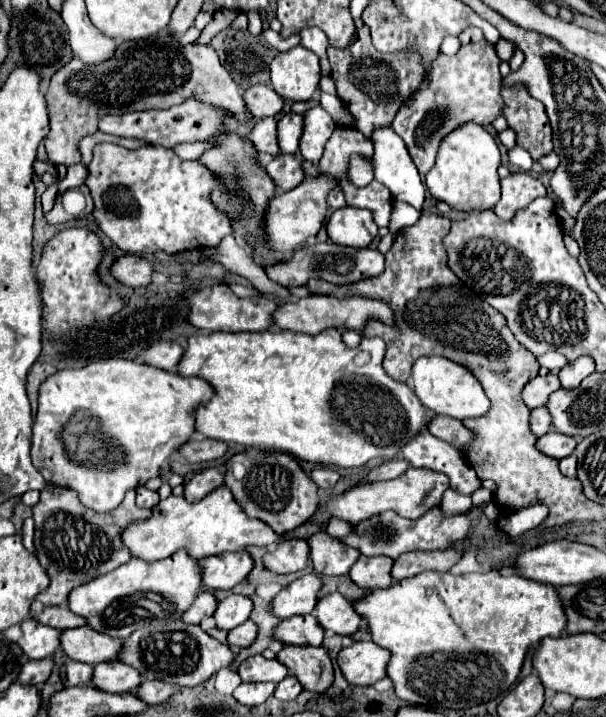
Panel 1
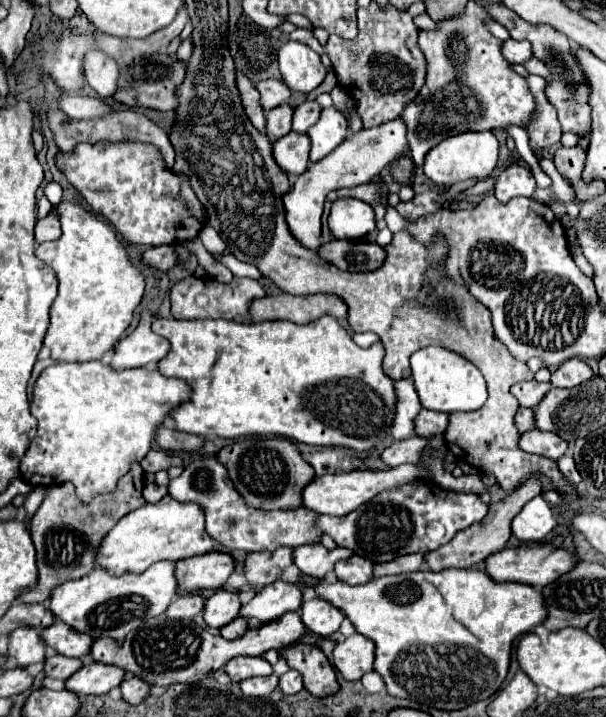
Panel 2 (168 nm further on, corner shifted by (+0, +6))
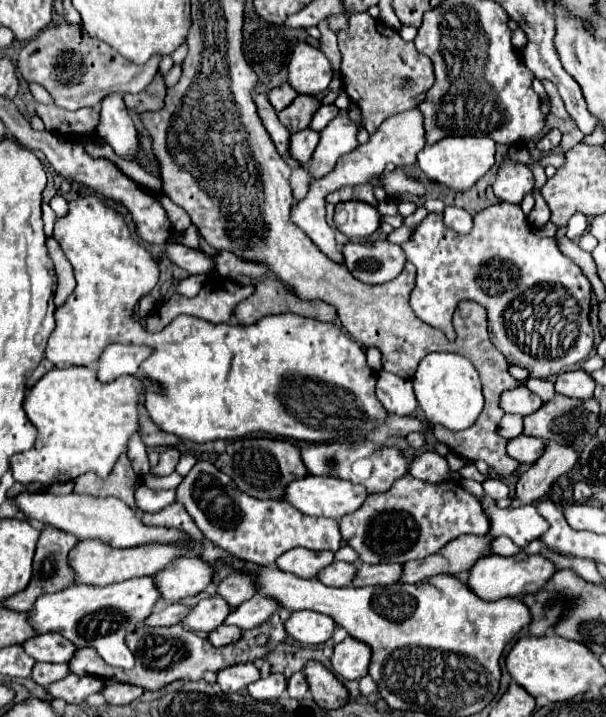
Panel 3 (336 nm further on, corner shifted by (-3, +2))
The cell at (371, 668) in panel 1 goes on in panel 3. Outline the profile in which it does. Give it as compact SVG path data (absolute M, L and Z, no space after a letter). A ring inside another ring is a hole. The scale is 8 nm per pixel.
M347 636L343 642L335 646L331 656L331 666L335 674L339 674L345 680L359 680L367 676L369 658L371 658L371 648L365 642Z

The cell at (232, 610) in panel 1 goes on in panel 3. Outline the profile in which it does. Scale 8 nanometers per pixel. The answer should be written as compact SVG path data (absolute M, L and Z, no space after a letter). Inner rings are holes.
M211 596L207 600L201 600L195 608L191 608L191 612L181 620L181 624L187 626L191 632L209 634L211 630L221 626L227 614L229 614L227 602L223 602L223 598L219 596Z

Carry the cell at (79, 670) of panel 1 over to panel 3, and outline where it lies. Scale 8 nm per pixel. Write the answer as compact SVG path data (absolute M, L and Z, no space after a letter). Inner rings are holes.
M35 664L31 678L33 682L37 682L39 686L49 686L51 682L57 682L61 678L65 678L69 674L69 666L67 664Z

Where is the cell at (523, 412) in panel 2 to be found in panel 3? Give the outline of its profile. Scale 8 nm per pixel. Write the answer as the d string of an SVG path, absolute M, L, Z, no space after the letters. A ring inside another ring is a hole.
M505 414L505 416L501 418L501 422L499 422L497 432L499 432L503 438L507 438L507 440L519 436L519 434L523 432L523 418L517 416L517 414Z

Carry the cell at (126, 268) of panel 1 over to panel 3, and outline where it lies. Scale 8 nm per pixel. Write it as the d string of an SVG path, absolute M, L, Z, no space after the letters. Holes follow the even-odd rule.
M169 244L167 246L167 256L171 258L173 264L187 270L189 274L207 274L215 268L213 256L209 256L201 250L187 248L183 244Z

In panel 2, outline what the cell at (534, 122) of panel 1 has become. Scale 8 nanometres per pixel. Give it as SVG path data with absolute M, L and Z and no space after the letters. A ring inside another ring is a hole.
M528 76L526 80L528 80L528 88L536 102L536 108L526 126L526 132L530 136L530 148L536 152L536 150L554 146L560 140L562 130L560 130L560 122L556 118L556 108L544 96L546 80L540 76Z

